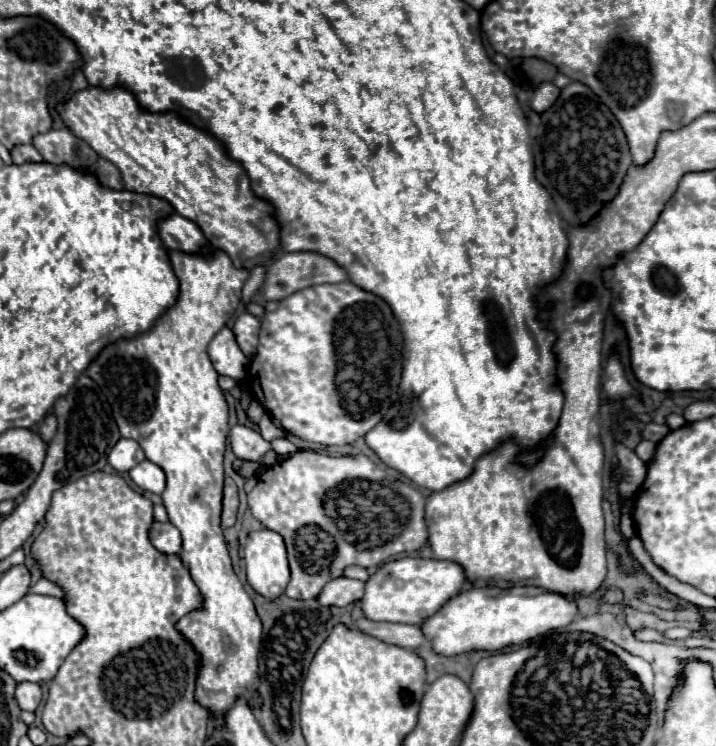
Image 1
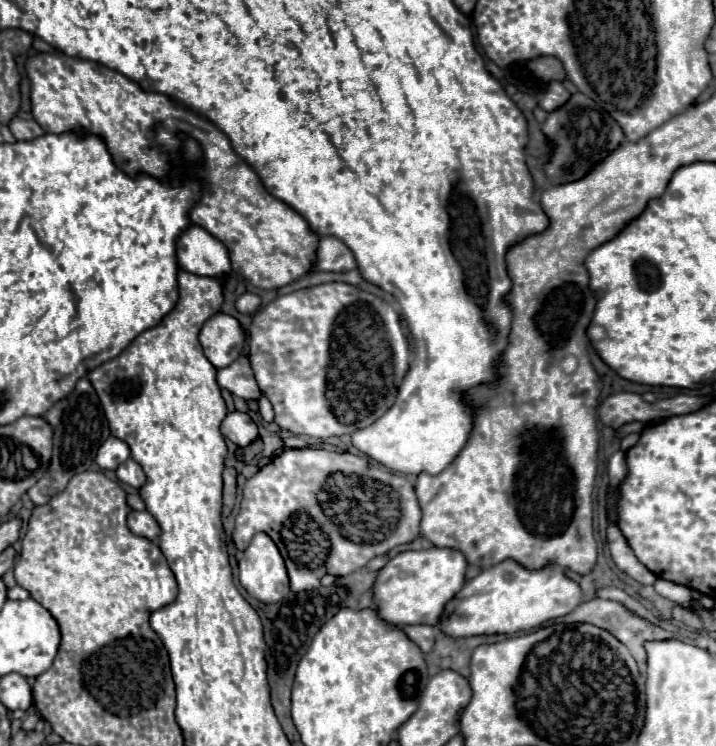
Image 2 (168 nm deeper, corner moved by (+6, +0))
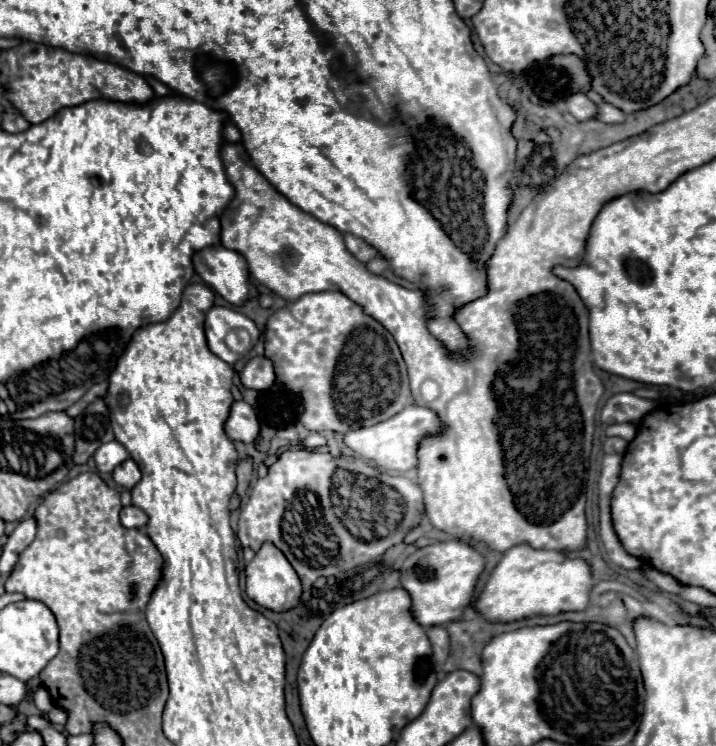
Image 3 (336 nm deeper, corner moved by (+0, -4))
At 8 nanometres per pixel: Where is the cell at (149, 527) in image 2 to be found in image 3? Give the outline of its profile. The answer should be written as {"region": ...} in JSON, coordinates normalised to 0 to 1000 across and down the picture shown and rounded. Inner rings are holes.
{"region":[[[176,678],[168,686],[168,700],[176,708],[201,708],[207,702],[207,692],[196,681],[190,681],[190,678]]]}

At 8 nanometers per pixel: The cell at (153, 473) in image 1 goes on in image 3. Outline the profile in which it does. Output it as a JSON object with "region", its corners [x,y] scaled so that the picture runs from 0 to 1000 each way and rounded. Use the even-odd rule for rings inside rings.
{"region":[[[179,614],[173,622],[168,622],[156,633],[156,638],[159,638],[159,646],[168,649],[168,651],[173,651],[173,654],[187,654],[196,646],[196,641],[198,641],[196,627],[193,627],[193,622],[184,614]]]}

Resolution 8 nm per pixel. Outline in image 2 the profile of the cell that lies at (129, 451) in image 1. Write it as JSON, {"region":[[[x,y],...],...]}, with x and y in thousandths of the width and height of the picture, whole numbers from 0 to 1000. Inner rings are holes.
{"region":[[[154,584],[140,601],[137,601],[137,609],[134,609],[134,622],[142,627],[142,630],[162,630],[165,622],[176,619],[182,614],[182,601],[173,590],[162,587],[162,584]]]}

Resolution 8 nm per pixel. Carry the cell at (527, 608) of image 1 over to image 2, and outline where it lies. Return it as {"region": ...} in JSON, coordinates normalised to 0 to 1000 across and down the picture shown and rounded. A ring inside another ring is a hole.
{"region":[[[704,751],[673,764],[665,775],[648,783],[648,788],[623,812],[617,845],[634,855],[746,845],[771,828],[796,823],[810,807],[810,786],[796,777],[779,756],[765,756],[754,764],[737,764],[721,751]]]}

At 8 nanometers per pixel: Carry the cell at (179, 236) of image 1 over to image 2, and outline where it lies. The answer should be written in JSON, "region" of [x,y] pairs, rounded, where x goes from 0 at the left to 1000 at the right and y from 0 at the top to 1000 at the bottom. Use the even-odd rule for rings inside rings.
{"region":[[[265,303],[249,322],[249,354],[254,362],[313,375],[321,365],[318,332],[279,303]]]}

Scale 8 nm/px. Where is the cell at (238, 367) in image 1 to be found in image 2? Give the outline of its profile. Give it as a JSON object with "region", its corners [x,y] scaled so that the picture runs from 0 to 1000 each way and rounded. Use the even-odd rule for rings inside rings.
{"region":[[[313,418],[291,426],[279,442],[279,461],[285,466],[285,477],[302,493],[321,491],[338,475],[341,453],[344,448],[335,432]]]}

